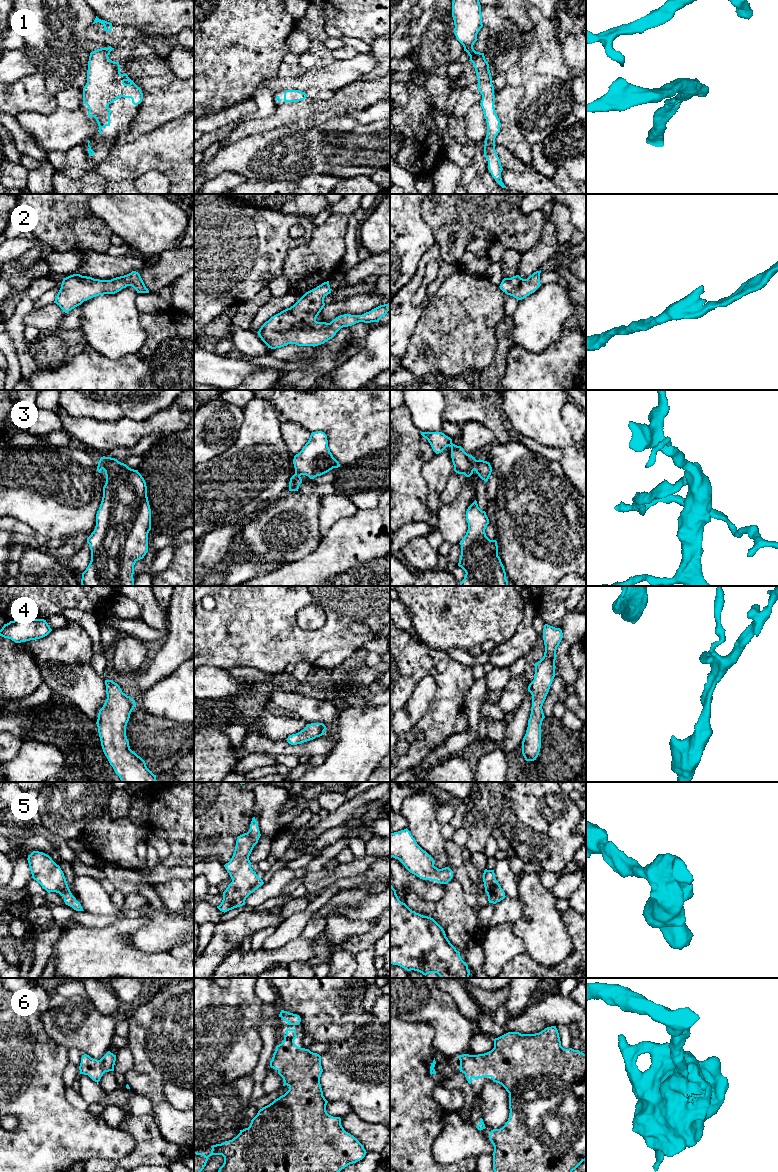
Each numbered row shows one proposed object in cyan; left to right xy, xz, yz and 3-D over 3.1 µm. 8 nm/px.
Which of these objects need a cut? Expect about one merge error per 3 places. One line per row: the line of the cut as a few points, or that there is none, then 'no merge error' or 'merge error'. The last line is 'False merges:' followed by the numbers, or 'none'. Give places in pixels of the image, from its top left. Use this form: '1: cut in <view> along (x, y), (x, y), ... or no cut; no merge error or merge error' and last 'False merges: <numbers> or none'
1: no cut; no merge error
2: no cut; no merge error
3: cut in yz along (475, 459), (473, 469); merge error
4: no cut; no merge error
5: no cut; no merge error
6: no cut; no merge error
False merges: 3

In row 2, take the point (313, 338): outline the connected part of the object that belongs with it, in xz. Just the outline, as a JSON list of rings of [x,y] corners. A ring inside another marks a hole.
[[[329,281],[306,292],[293,306],[266,321],[257,332],[259,337],[271,349],[288,344],[315,347],[332,339],[343,327],[359,322],[379,322],[390,310],[388,303],[362,315],[344,314],[330,323],[317,322],[316,318],[325,306],[324,298],[330,293]]]

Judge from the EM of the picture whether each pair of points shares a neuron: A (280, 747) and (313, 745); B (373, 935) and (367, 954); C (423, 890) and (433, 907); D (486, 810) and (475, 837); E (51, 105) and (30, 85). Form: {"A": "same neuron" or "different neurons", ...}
{"A": "same neuron", "B": "different neurons", "C": "different neurons", "D": "same neuron", "E": "same neuron"}

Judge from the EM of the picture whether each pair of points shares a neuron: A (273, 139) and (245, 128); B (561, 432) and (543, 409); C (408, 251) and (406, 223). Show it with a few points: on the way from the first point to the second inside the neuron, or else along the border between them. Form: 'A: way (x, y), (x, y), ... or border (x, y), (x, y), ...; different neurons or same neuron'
A: border (281, 125), (260, 133), (248, 135), (237, 142); different neurons
B: way (555, 426), (544, 415); same neuron
C: way (406, 244), (406, 230); same neuron

